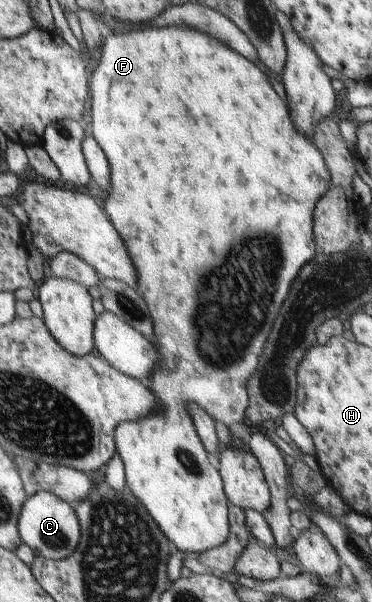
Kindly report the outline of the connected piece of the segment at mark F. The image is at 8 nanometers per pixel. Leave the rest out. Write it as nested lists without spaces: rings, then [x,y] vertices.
[[[149,25],[144,27],[146,29],[144,33],[132,29],[126,34],[106,33],[99,64],[92,76],[92,134],[104,147],[112,163],[112,191],[104,199],[104,205],[112,213],[116,229],[124,233],[124,243],[132,253],[136,269],[142,271],[140,291],[150,307],[156,329],[156,347],[162,355],[162,365],[145,381],[152,393],[162,399],[162,405],[146,417],[120,424],[116,428],[113,443],[124,460],[128,488],[140,498],[140,501],[144,501],[148,511],[168,536],[173,549],[178,549],[186,556],[197,556],[222,545],[230,537],[230,501],[221,473],[208,459],[209,451],[200,437],[188,405],[198,403],[230,431],[236,423],[248,424],[247,409],[251,407],[249,382],[261,364],[276,313],[280,311],[286,295],[290,293],[290,287],[298,271],[316,252],[311,228],[313,209],[316,200],[326,191],[329,175],[317,147],[311,139],[305,138],[296,129],[295,122],[291,118],[291,109],[280,86],[270,76],[266,77],[267,73],[258,69],[250,59],[238,55],[224,43],[194,29],[148,29]]]

